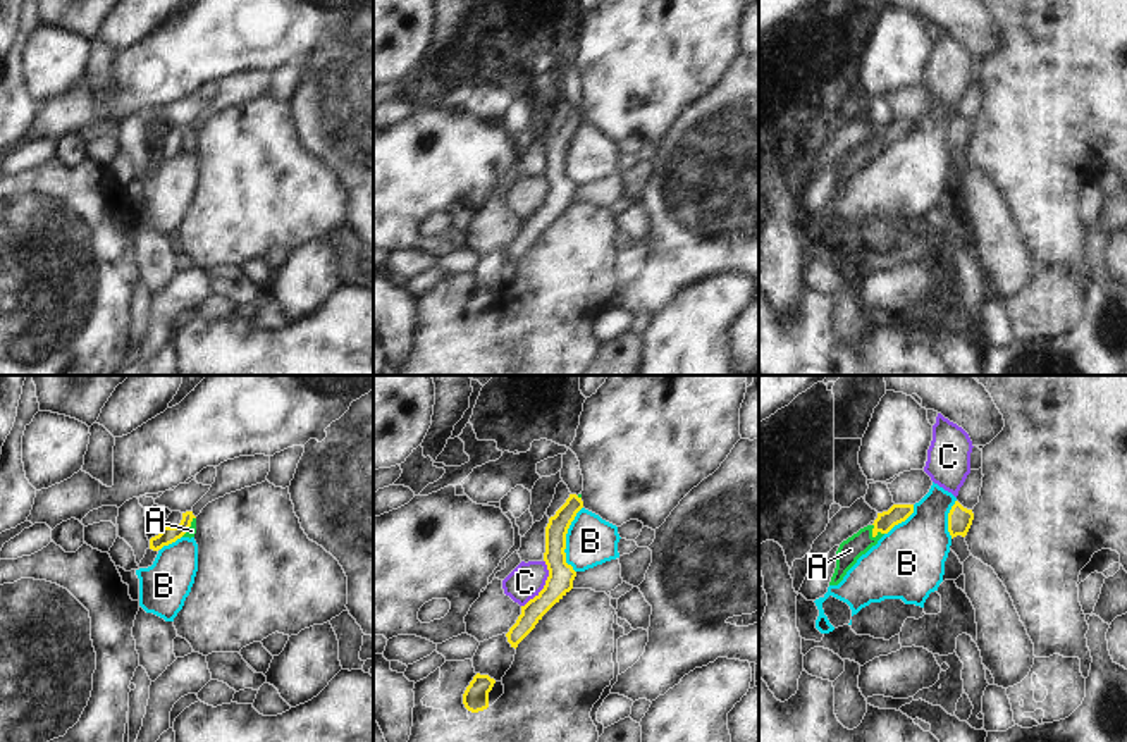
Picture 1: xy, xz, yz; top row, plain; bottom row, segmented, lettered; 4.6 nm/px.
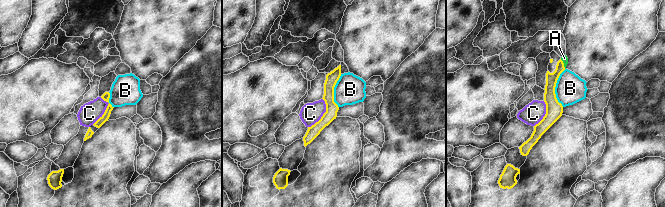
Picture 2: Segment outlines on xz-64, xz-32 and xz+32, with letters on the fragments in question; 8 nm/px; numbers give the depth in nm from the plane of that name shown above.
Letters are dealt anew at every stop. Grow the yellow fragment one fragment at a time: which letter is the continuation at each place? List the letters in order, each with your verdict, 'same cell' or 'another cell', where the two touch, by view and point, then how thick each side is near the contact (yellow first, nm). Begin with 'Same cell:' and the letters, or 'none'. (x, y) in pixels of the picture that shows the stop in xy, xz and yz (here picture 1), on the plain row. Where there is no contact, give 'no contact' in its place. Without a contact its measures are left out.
Same cell: A
A: same cell; meets yellow in yz at (873, 148); 90 nm thick on the yellow side, 110 nm on the other
B: another cell; meets yellow in xz at (565, 154); 120 nm thick on the yellow side, 240 nm on the other
C: another cell; meets yellow in xz at (546, 198); 120 nm thick on the yellow side, 160 nm on the other

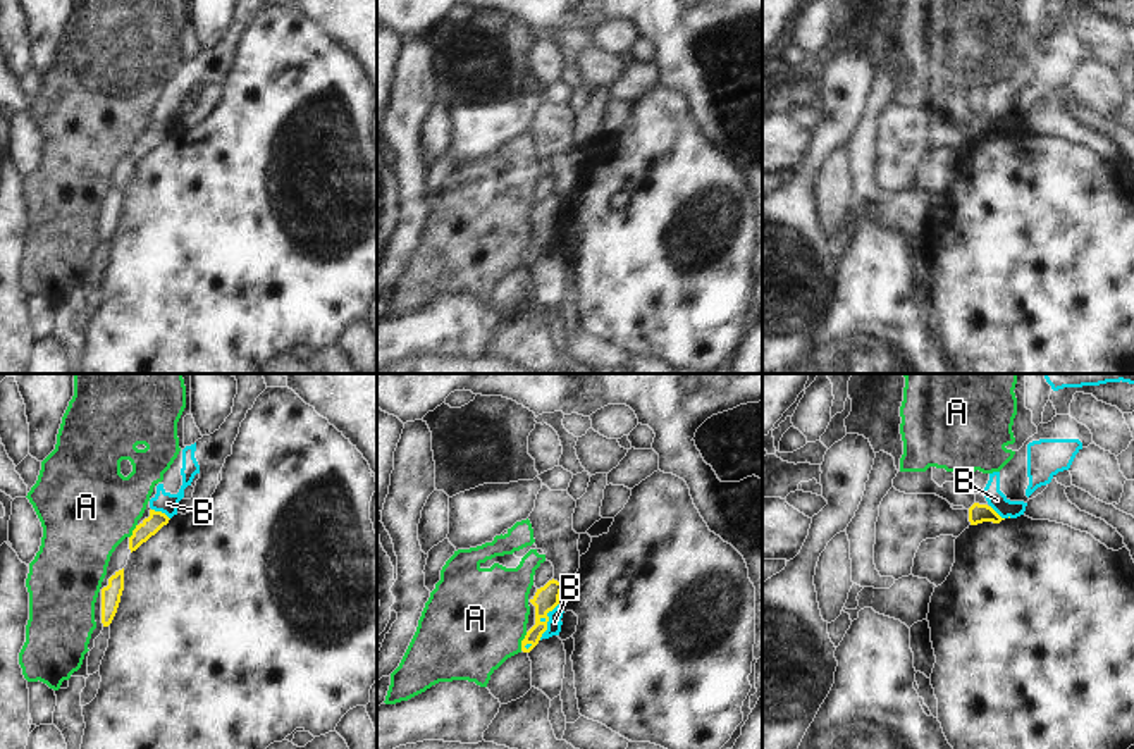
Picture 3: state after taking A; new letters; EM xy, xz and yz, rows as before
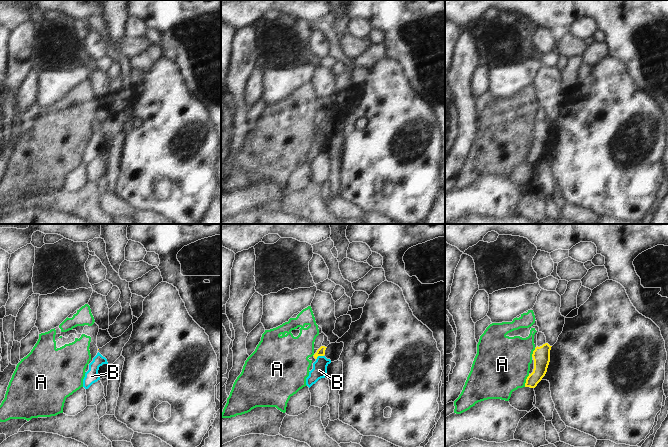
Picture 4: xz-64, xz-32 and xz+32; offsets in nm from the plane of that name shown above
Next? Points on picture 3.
Same cell: none
A: another cell; meets yellow in xz at (522, 255); 120 nm thick on the yellow side, 480 nm on the other
B: another cell; meets yellow in xz at (548, 235); 120 nm thick on the yellow side, 70 nm on the other

